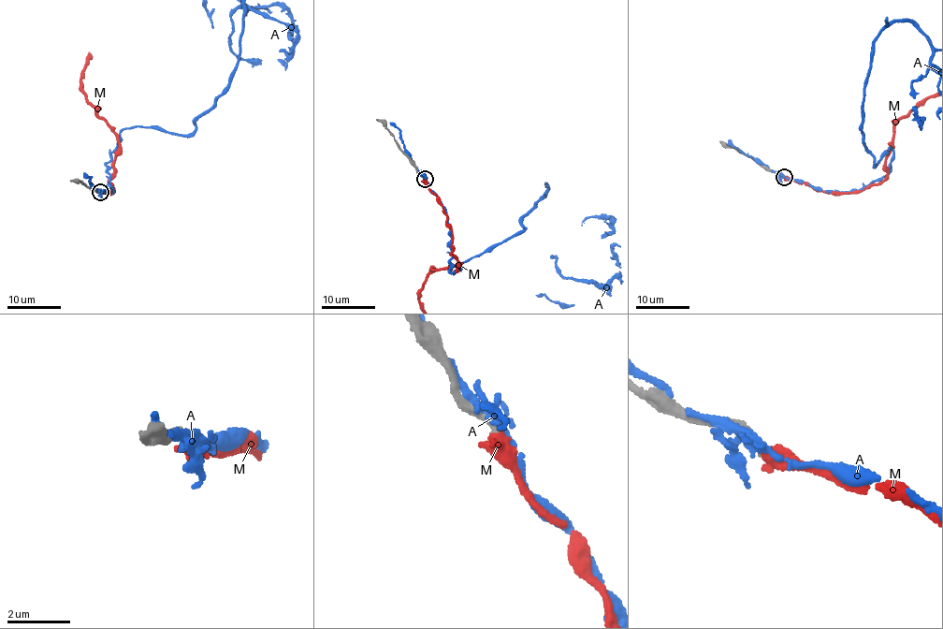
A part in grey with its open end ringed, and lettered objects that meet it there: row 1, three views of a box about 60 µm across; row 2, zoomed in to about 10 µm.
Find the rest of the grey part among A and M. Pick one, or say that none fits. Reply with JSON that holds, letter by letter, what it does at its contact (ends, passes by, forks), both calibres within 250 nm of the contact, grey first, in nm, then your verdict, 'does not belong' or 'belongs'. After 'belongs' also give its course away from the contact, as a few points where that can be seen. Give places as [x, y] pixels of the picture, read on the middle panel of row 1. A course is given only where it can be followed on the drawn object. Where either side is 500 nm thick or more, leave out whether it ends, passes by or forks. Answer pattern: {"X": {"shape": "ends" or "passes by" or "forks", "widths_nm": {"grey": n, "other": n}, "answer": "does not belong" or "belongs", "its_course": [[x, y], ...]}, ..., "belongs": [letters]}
{"A": {"shape": "ends", "widths_nm": {"grey": 260, "other": 360}, "answer": "does not belong"}, "M": {"shape": "ends", "widths_nm": {"grey": 240, "other": 480}, "answer": "belongs"}, "belongs": ["M"]}

